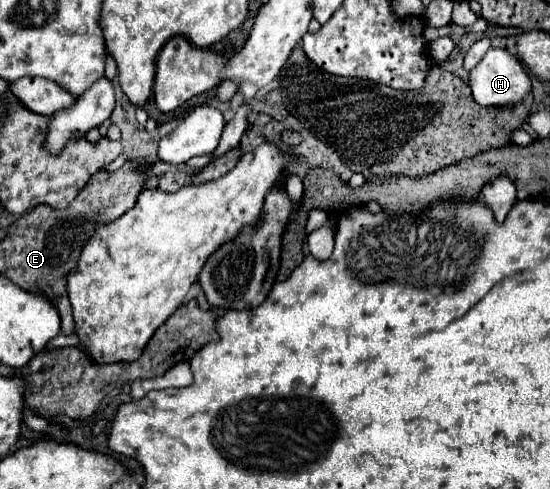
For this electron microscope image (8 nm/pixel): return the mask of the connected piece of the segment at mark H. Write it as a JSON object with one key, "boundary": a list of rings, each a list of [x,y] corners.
{"boundary":[[[499,47],[489,49],[483,55],[483,59],[477,63],[477,67],[469,71],[469,85],[471,85],[475,101],[481,103],[483,107],[517,105],[533,91],[531,77],[525,73],[519,59],[513,53],[509,53],[507,49],[499,49]]]}

